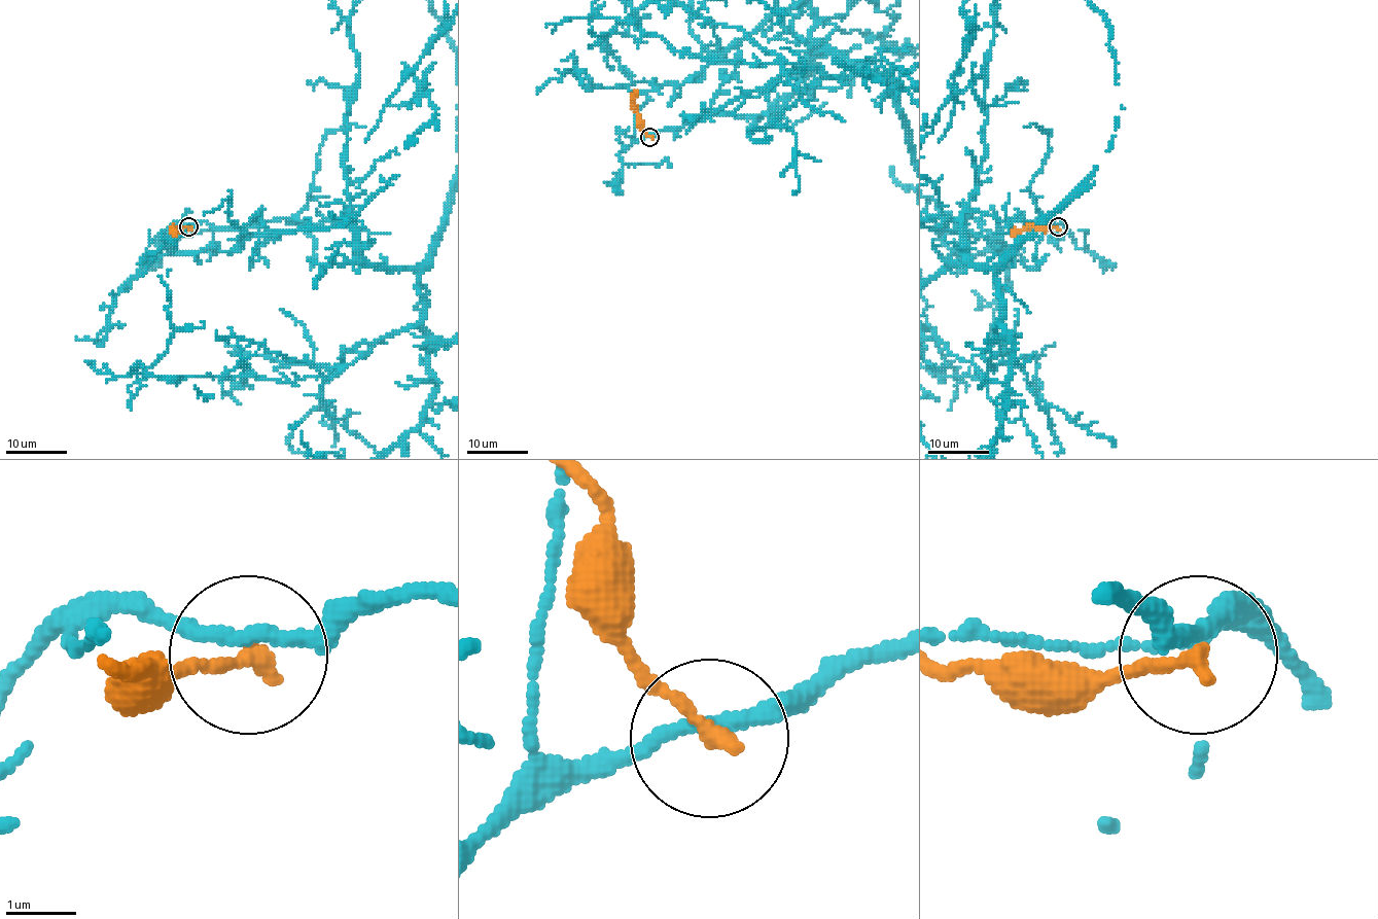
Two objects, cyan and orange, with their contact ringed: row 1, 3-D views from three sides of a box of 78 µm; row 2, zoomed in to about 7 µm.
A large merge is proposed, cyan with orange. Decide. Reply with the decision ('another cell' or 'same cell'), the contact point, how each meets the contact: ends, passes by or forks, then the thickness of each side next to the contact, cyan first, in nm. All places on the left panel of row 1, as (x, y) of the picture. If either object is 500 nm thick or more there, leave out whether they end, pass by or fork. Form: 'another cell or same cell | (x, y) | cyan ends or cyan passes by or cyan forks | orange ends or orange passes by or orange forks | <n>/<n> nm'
another cell | (188, 226) | cyan passes by | orange ends | 220/240 nm

